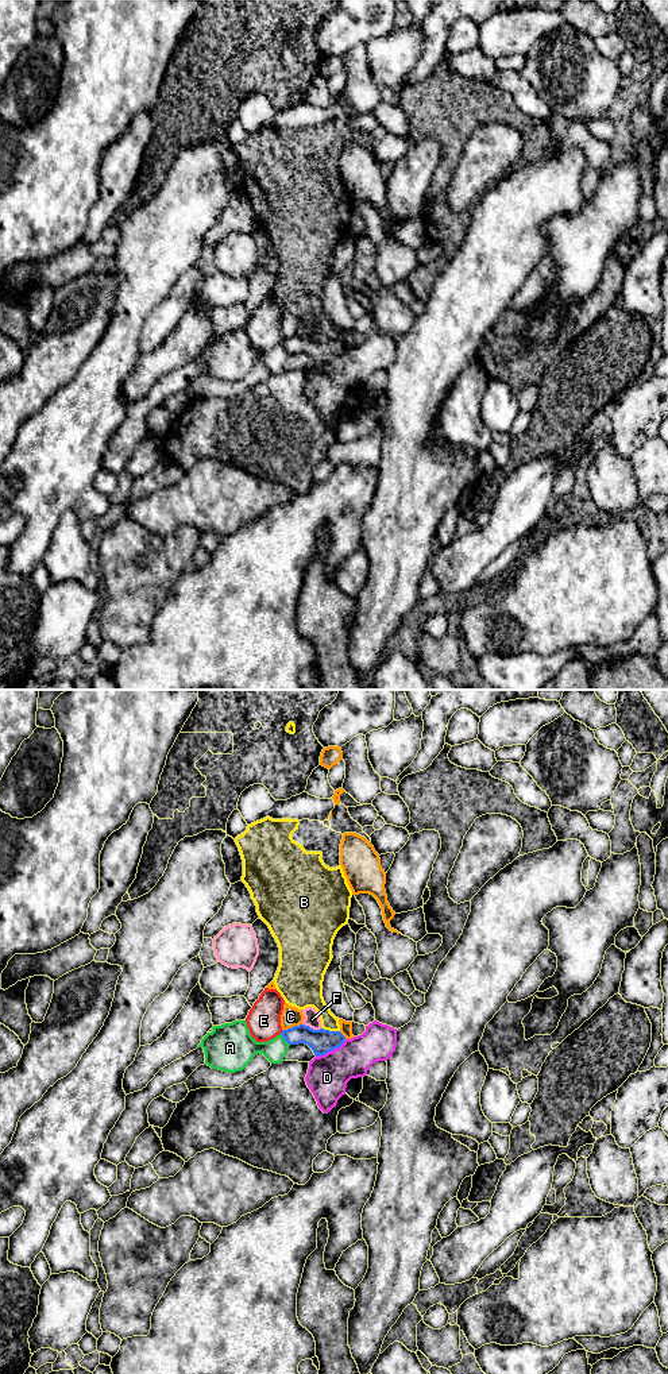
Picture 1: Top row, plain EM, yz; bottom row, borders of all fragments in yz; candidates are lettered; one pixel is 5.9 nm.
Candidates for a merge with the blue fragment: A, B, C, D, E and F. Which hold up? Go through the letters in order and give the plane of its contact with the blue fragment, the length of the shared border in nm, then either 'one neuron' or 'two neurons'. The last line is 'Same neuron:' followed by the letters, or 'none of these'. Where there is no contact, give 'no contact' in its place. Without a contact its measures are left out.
A: yz | 90 nm | two neurons
B: yz | 110 nm | two neurons
C: yz | 130 nm | two neurons
D: yz | 220 nm | two neurons
E: yz | 30 nm | two neurons
F: yz | 120 nm | two neurons
Same neuron: none of these

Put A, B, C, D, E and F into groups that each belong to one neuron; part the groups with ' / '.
A / B / C / D / E / F

